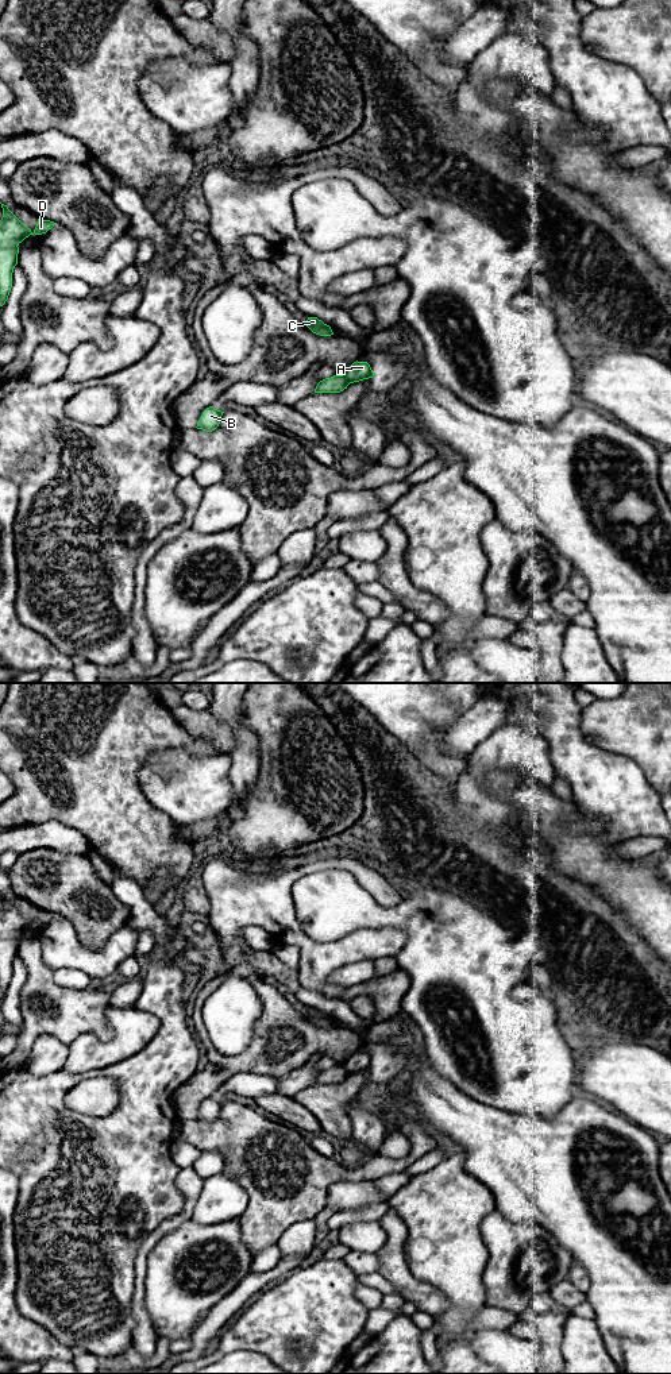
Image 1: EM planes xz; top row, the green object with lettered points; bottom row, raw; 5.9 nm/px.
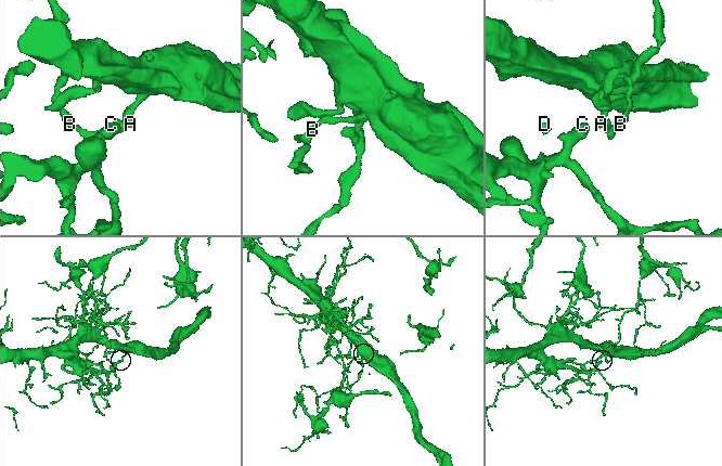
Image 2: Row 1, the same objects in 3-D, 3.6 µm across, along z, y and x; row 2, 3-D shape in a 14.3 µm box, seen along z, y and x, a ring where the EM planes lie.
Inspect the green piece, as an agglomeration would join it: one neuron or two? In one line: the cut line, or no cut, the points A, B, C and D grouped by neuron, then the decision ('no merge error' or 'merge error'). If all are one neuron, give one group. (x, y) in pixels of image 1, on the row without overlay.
xz (342, 1066), (349, 1075) | A C D / B | merge error

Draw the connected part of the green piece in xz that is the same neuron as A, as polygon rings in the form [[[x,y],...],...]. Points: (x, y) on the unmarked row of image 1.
[[[354,1053],[343,1064],[348,1074],[359,1073],[374,1068],[374,1064],[367,1053]]]

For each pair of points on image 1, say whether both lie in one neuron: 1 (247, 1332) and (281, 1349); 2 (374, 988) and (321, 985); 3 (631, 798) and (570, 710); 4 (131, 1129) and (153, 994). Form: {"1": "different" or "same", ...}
{"1": "same", "2": "different", "3": "same", "4": "same"}

